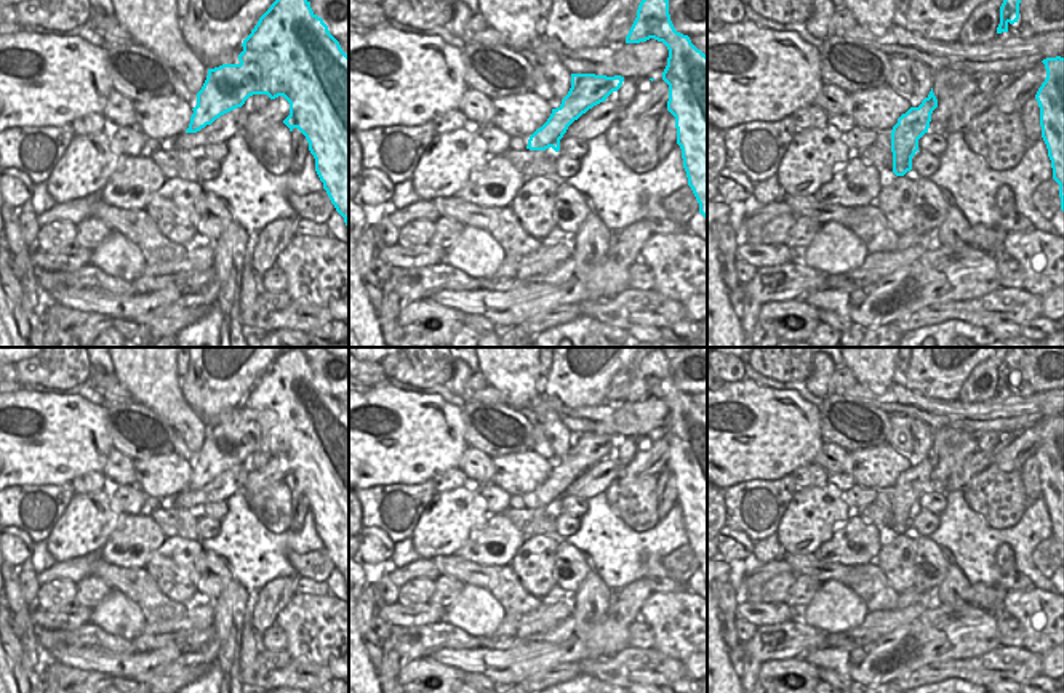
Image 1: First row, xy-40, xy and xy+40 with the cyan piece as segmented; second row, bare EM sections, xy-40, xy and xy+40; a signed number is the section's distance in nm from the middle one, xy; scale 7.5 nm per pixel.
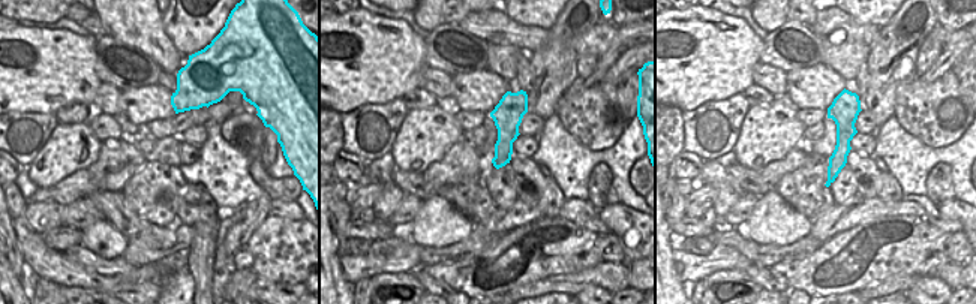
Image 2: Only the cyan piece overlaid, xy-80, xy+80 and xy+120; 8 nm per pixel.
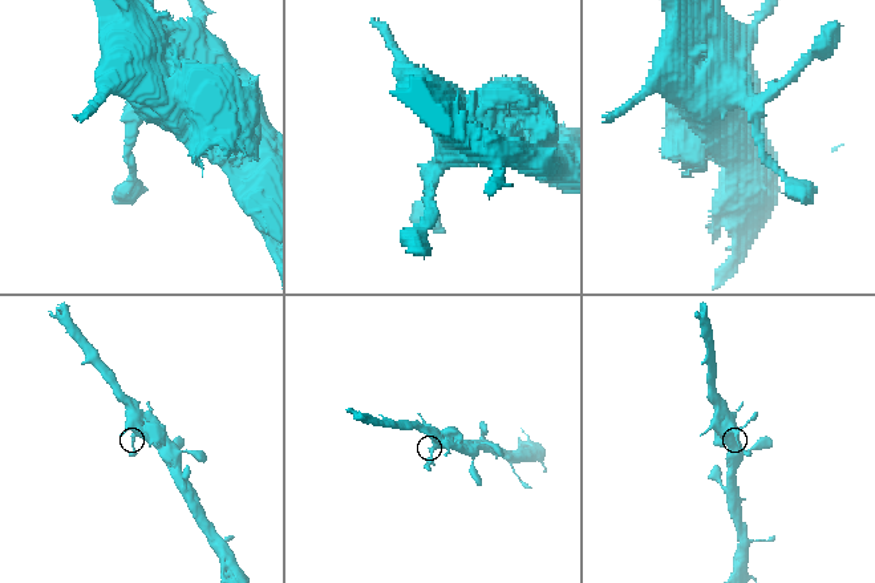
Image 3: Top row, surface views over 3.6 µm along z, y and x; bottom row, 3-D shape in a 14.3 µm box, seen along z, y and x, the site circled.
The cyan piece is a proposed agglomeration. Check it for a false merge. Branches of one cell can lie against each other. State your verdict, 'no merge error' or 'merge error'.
merge error

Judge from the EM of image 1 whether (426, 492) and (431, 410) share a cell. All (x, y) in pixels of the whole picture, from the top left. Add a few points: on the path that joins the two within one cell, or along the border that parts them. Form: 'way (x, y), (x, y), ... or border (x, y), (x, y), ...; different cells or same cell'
border (431, 477), (420, 484), (389, 485); different cells

